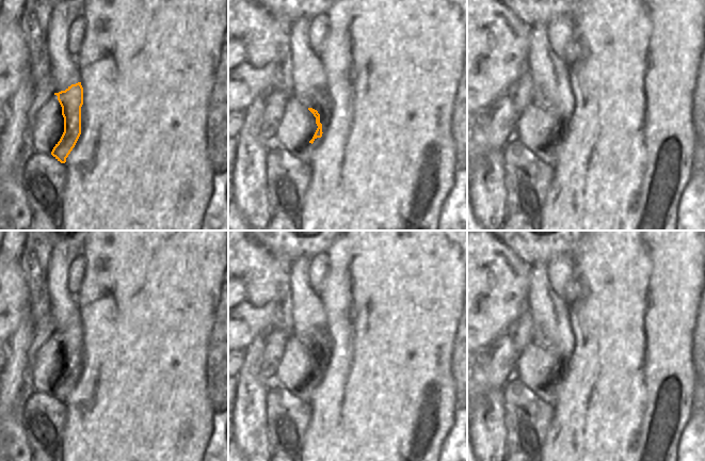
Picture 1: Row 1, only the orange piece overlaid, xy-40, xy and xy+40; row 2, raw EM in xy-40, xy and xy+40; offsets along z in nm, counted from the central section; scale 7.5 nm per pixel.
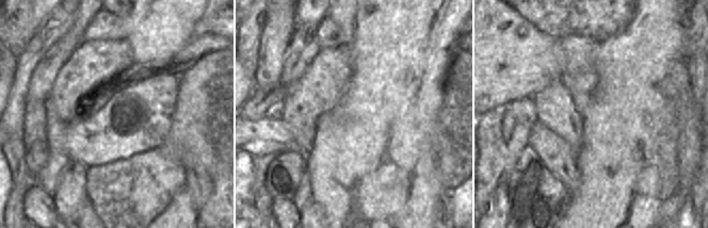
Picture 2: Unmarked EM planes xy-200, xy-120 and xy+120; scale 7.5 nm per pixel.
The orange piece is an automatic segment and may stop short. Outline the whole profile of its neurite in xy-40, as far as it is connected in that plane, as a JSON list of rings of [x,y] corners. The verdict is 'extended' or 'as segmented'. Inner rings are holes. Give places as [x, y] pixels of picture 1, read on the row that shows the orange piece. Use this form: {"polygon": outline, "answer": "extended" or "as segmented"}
{"polygon": [[[81,82],[54,95],[41,108],[32,127],[32,145],[37,153],[52,155],[61,163],[81,134]]], "answer": "extended"}

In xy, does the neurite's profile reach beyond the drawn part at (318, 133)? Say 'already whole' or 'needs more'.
needs more

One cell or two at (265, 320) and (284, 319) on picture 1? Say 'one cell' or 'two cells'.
two cells

